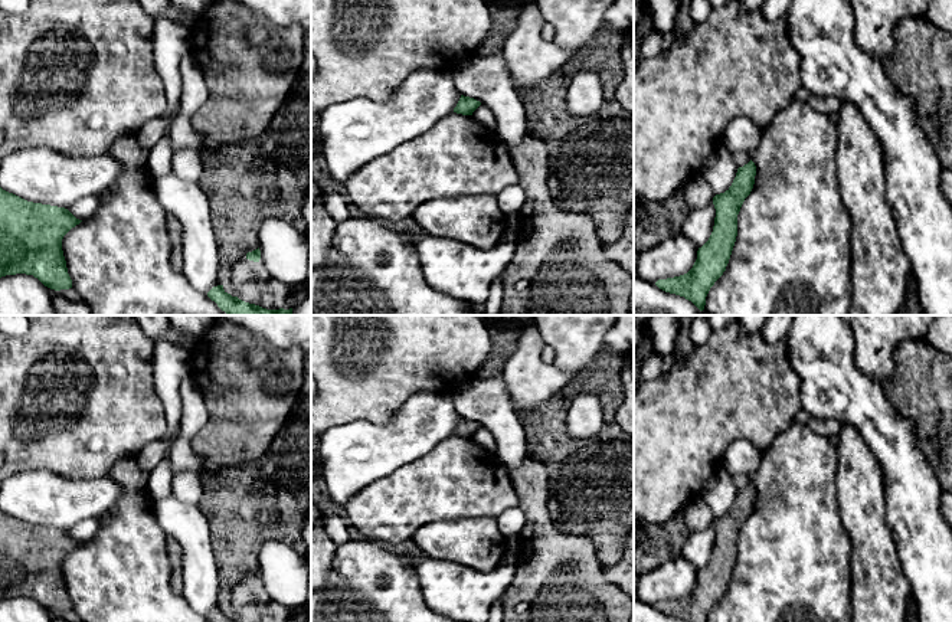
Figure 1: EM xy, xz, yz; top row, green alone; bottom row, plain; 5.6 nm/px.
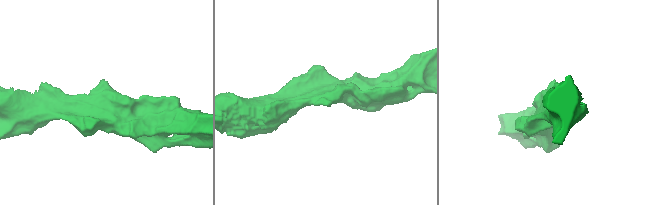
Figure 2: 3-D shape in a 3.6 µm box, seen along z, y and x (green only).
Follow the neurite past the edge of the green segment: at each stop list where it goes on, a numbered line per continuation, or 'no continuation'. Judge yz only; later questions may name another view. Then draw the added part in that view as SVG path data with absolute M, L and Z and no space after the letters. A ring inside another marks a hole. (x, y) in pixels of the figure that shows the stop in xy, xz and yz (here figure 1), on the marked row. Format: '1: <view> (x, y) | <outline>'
no continuation

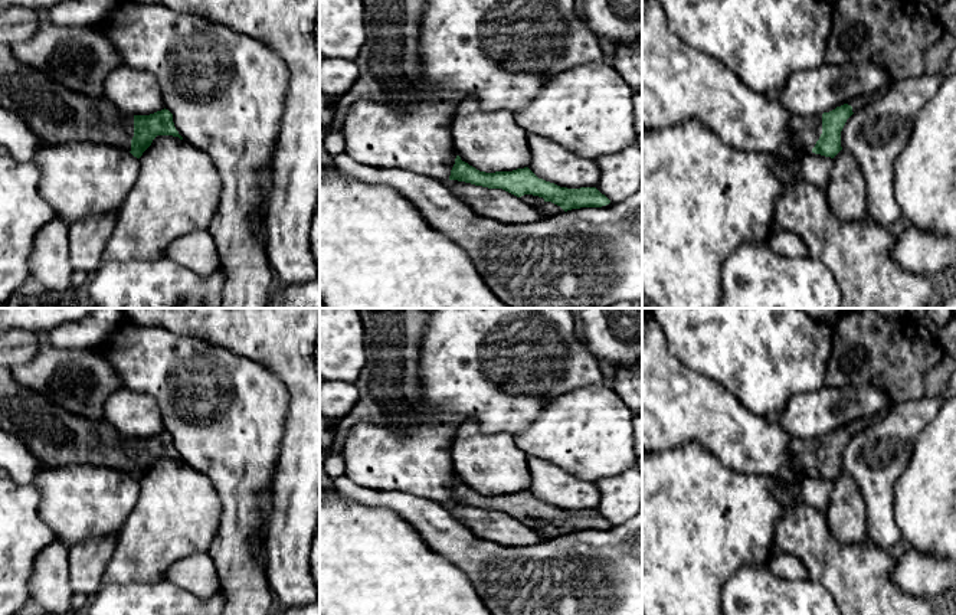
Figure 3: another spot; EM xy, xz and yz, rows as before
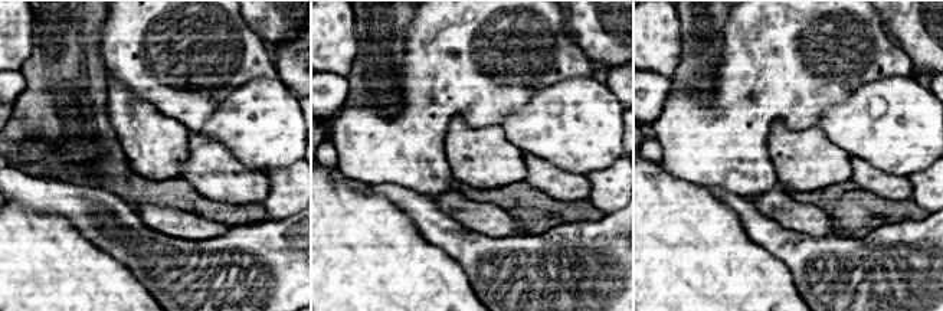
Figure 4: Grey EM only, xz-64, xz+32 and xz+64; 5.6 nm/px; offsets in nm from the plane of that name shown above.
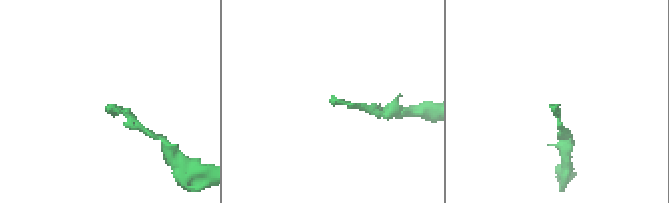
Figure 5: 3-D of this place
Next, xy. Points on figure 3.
1: xy (56, 114) | M0 43L0 107L19 114L26 125L45 143L91 141L131 151L134 115L122 112L104 95L89 98L55 82L43 72L22 63L12 46Z

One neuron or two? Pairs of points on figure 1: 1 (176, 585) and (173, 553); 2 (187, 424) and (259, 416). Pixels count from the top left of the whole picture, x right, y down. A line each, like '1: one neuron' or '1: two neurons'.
1: one neuron
2: two neurons

